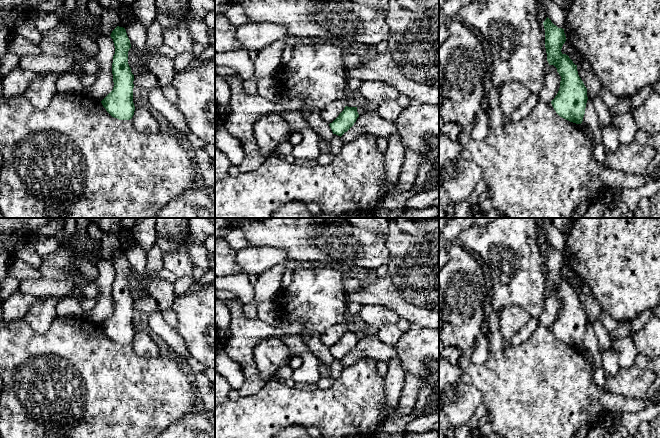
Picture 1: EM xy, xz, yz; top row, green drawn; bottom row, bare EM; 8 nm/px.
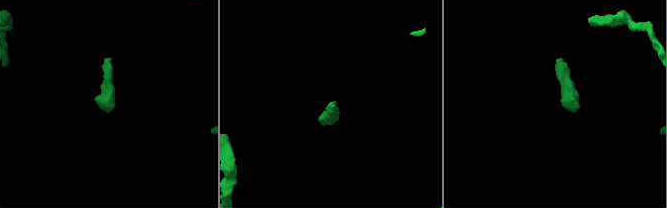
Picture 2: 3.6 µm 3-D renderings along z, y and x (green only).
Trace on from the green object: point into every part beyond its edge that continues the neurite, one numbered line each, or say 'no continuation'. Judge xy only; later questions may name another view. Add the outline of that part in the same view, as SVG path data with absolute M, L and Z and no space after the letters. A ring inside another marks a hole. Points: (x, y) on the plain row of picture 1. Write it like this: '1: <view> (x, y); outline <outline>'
no continuation

